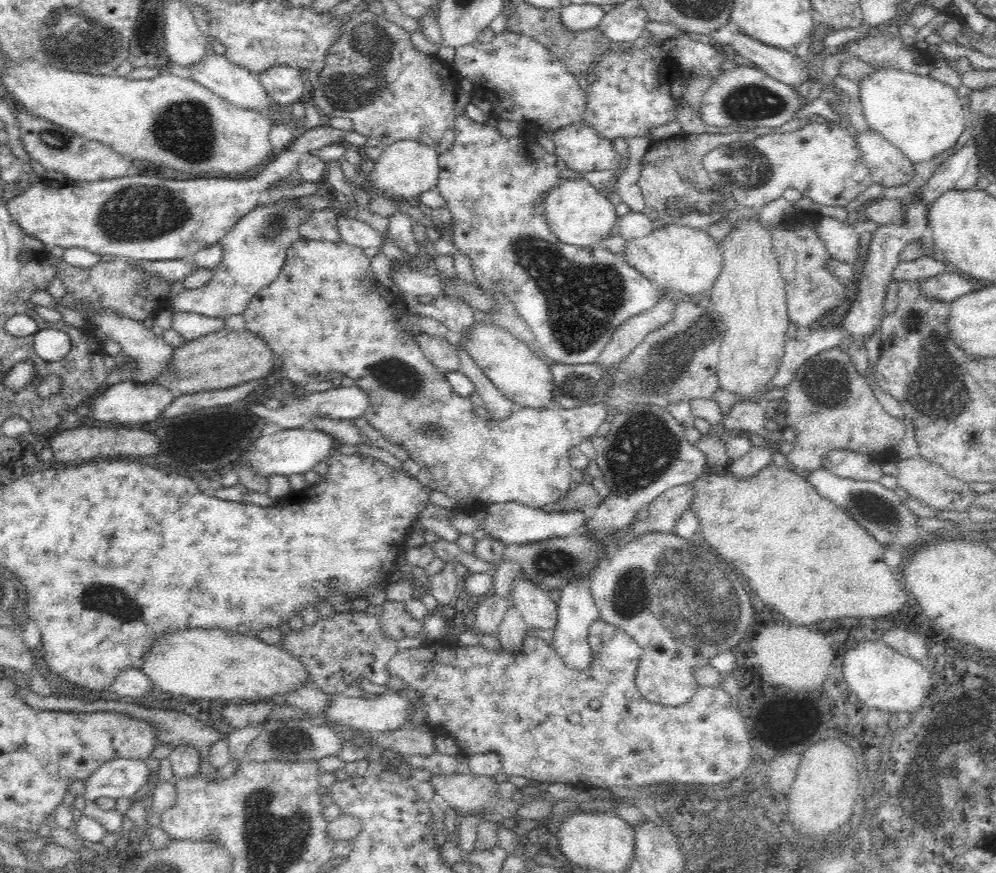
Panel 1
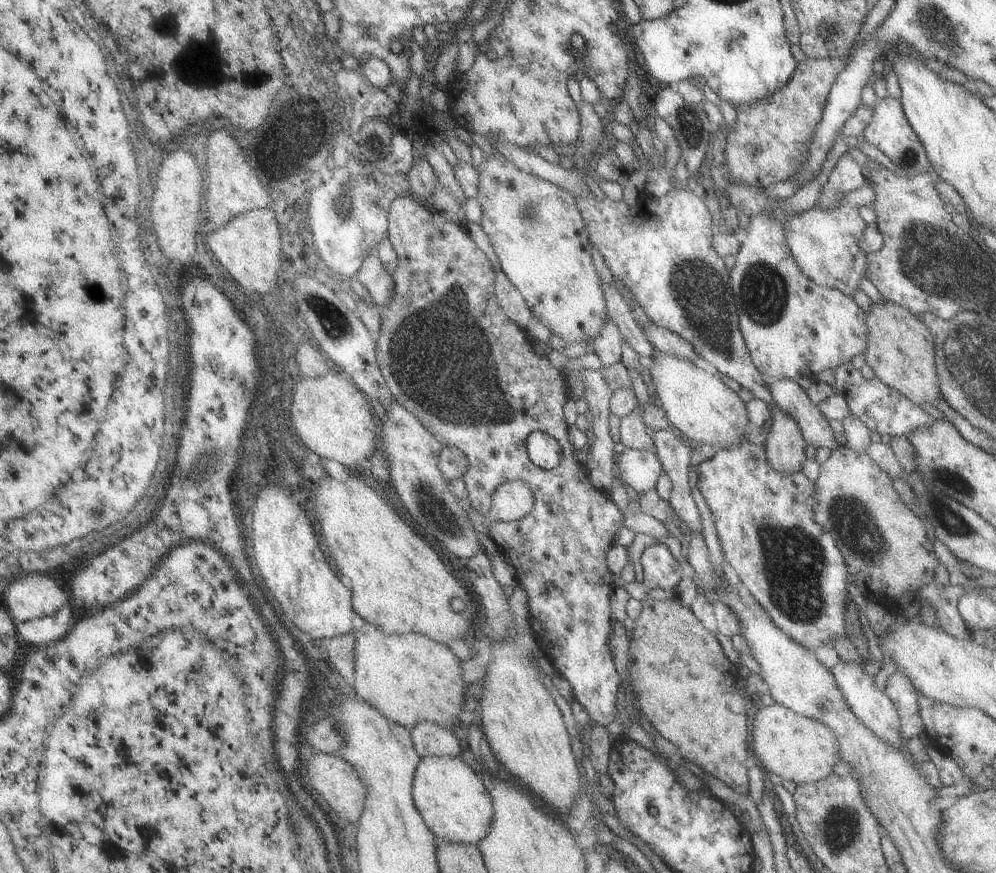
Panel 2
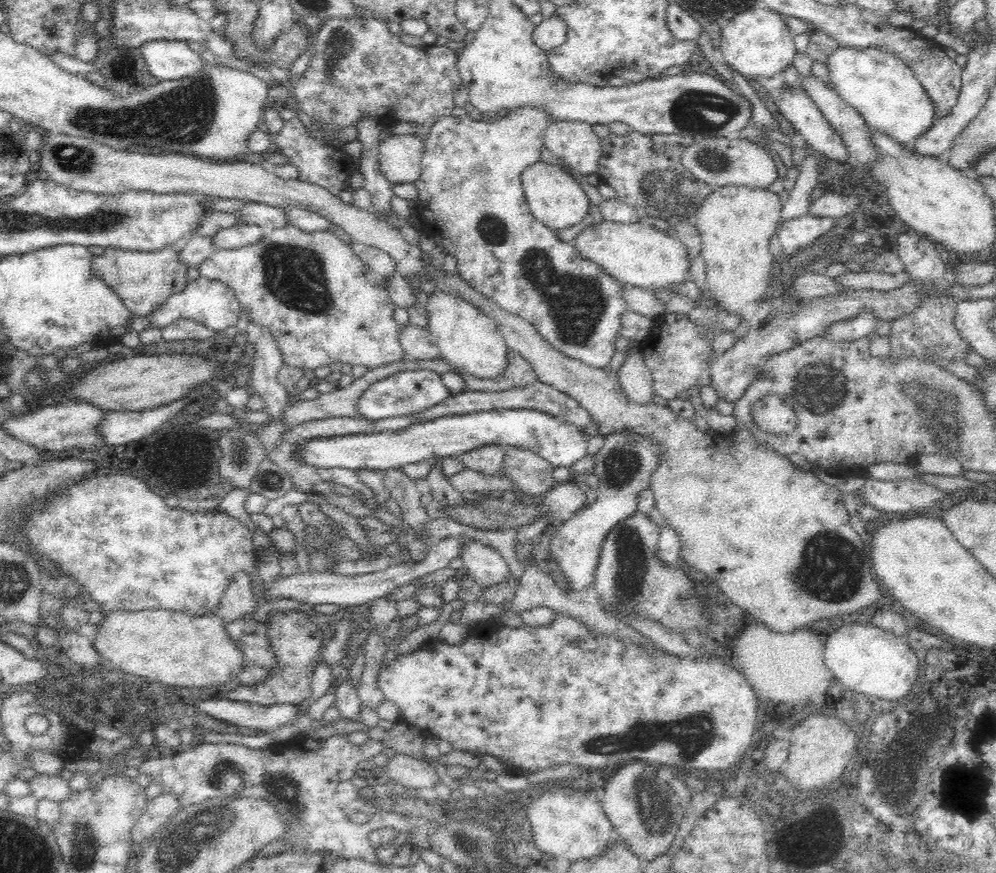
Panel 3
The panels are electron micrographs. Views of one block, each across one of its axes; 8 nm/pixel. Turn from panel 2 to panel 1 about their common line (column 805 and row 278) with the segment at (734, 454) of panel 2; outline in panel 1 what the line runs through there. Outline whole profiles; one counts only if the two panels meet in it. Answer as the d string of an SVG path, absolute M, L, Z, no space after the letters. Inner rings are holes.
M466 114L455 118L452 146L439 154L440 180L436 188L452 215L451 240L459 253L471 260L476 284L501 292L516 305L528 323L545 356L554 364L590 365L596 363L620 324L650 310L659 298L657 288L630 266L620 254L603 246L579 247L558 240L538 209L538 198L561 177L568 175L566 163L548 153L528 136L504 137L496 127L478 123Z

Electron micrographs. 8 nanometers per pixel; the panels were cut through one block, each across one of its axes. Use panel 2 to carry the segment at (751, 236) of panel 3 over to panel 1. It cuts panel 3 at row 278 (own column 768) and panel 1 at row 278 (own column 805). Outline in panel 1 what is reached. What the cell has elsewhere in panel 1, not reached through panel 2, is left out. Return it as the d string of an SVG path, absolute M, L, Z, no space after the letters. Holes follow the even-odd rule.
M760 218L738 219L733 229L719 242L723 255L723 265L716 282L709 291L712 309L722 321L724 333L719 352L717 374L719 387L723 391L736 393L747 401L756 400L757 396L770 392L768 384L780 370L784 347L791 334L791 322L787 313L787 295L779 262L774 252L774 245L768 228Z

